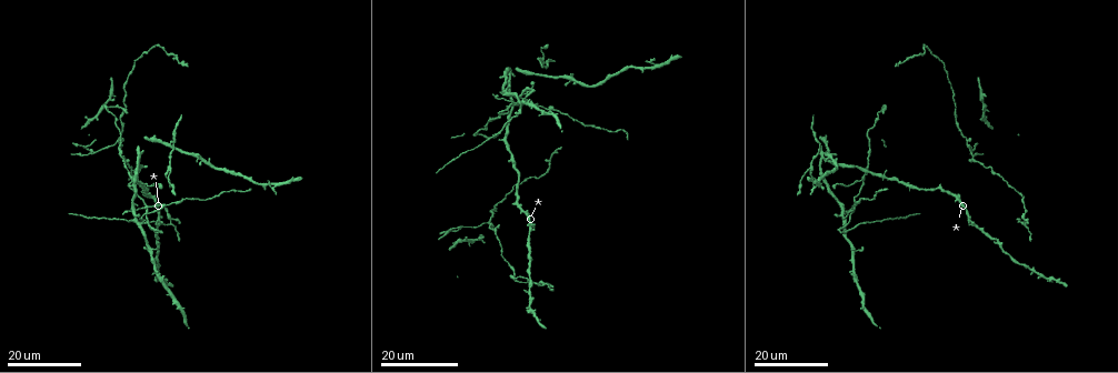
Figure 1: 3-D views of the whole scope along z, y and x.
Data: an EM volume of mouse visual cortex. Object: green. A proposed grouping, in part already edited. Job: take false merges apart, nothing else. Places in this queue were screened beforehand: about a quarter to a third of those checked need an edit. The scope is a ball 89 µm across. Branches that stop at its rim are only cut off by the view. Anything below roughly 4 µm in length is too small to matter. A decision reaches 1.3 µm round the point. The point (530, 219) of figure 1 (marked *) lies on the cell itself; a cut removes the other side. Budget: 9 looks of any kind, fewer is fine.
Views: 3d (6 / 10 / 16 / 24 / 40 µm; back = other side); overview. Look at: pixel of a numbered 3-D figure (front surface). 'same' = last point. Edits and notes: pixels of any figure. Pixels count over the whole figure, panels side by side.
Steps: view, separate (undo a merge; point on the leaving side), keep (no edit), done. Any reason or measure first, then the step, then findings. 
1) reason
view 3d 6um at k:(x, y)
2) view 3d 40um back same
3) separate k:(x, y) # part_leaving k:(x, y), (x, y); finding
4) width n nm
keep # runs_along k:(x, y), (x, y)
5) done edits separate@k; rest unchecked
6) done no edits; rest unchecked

a fork
view 3d 24um at 1:(131, 176)

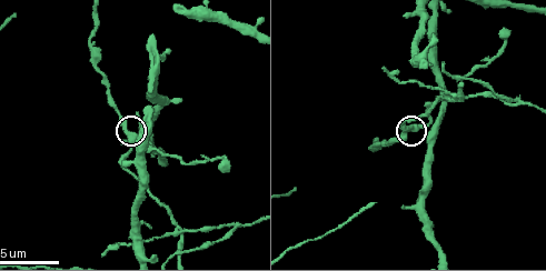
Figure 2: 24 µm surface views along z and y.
zoom in
view 3d 10um at 2:(132, 134)

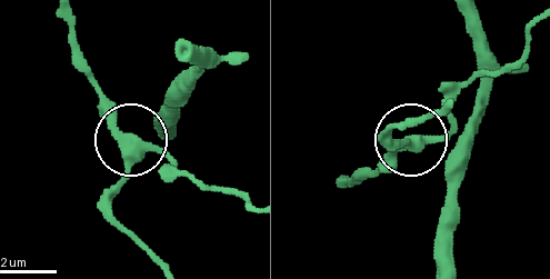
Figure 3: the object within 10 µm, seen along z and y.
width 330 nm
keep # runs_along 3:(156, 259), (112, 208), (129, 139), (163, 151), (174, 170); continuous, no second cell

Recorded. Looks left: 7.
thin neck
view 3d 24um at 1:(158, 232)

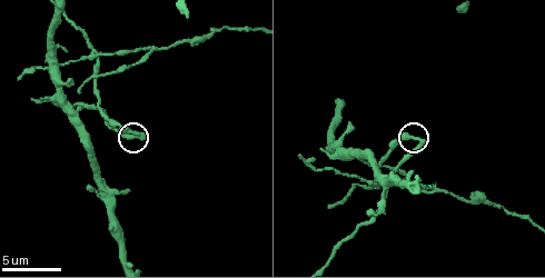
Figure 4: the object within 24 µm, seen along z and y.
view 3d 10um at 4:(414, 137)

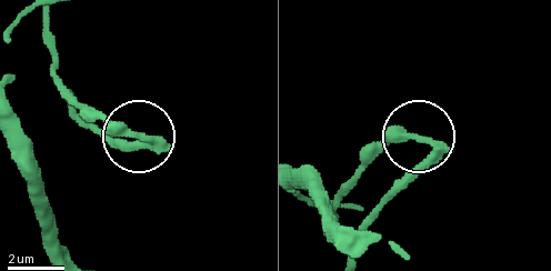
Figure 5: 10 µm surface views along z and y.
separate 5:(126, 150) # a second cell is stuck on

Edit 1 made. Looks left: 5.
four arms meet
view 3d 16um at 4:(95, 52)

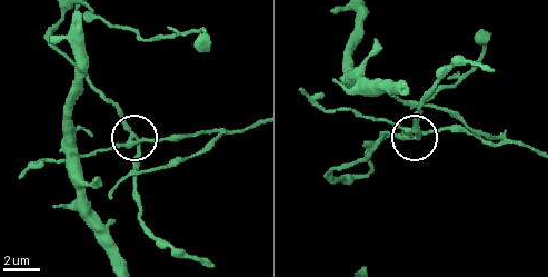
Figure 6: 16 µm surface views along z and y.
arms 4
separate 6:(110, 148) # part_leaving 6:(131, 138), (192, 138), (237, 134), (255, 126); a second cell is stuck on

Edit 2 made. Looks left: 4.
small branch off a trunk
view 3d 16um at 1:(547, 76)

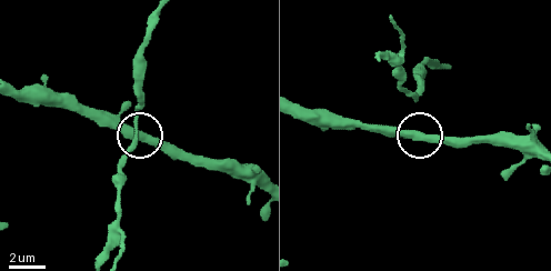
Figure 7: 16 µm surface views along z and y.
view 3d 10um at 7:(131, 128)

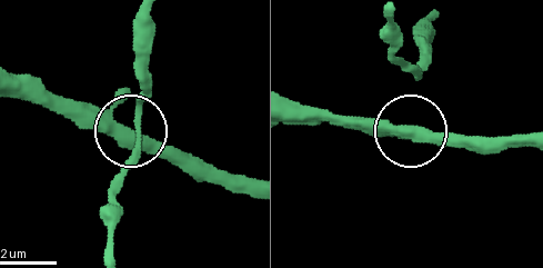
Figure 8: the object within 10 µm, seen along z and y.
view 3d 6um at 8:(132, 137)

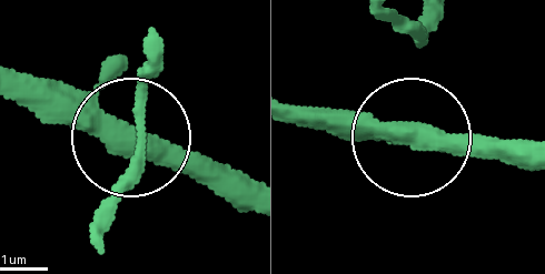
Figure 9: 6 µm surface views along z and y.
side_arm 19 um; arms 3
keep # all the same cell

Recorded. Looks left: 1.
done edits separate@5, separate@6; rest unchecked

